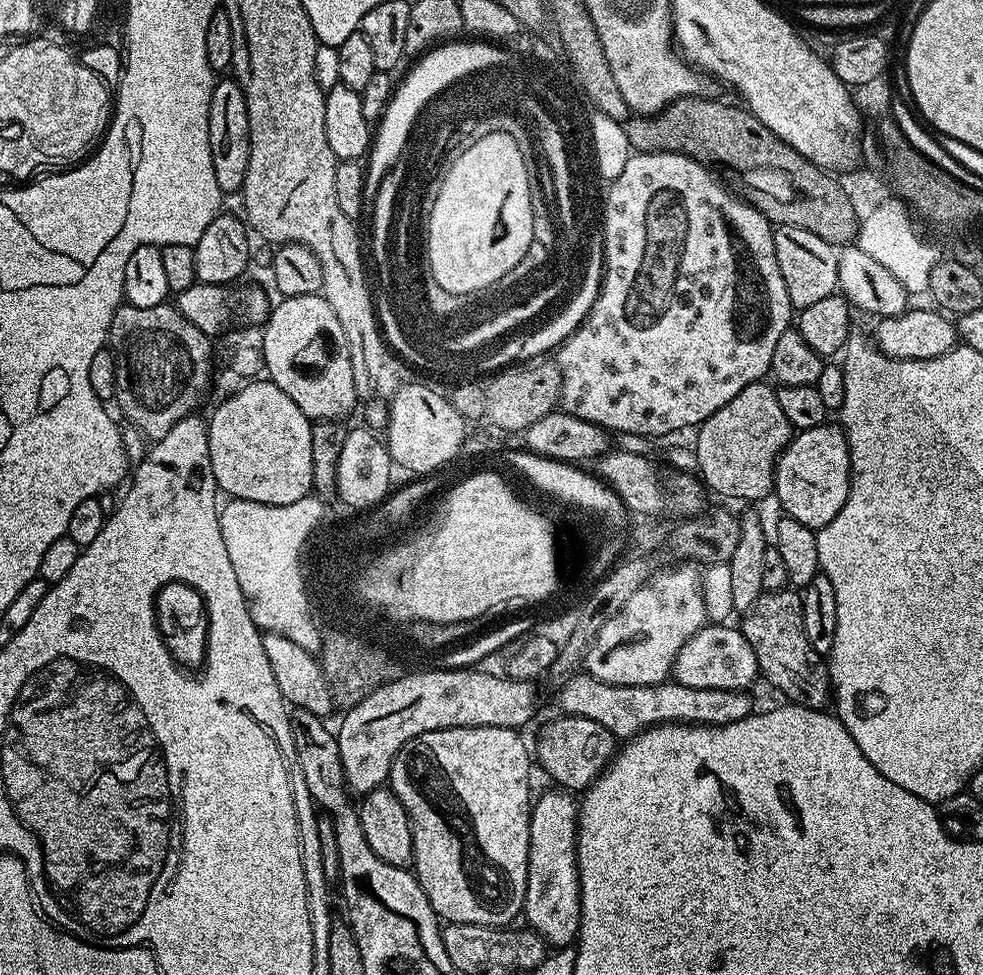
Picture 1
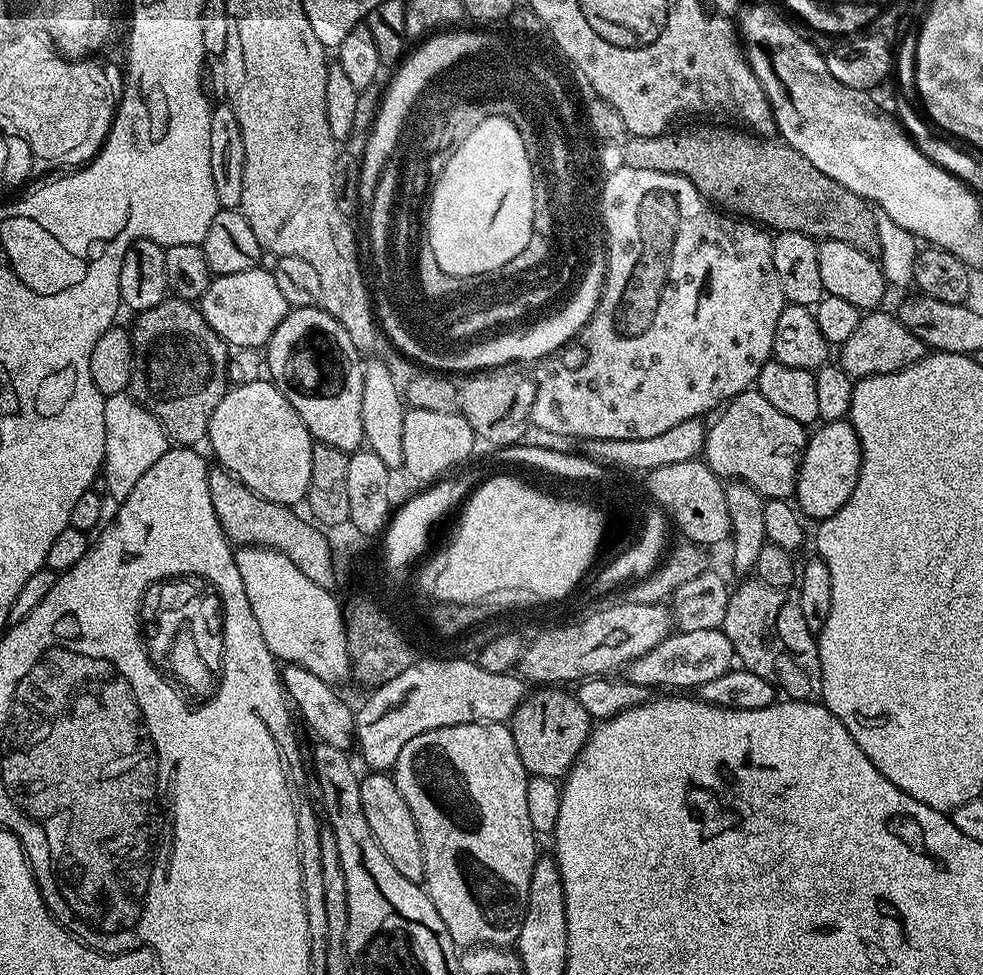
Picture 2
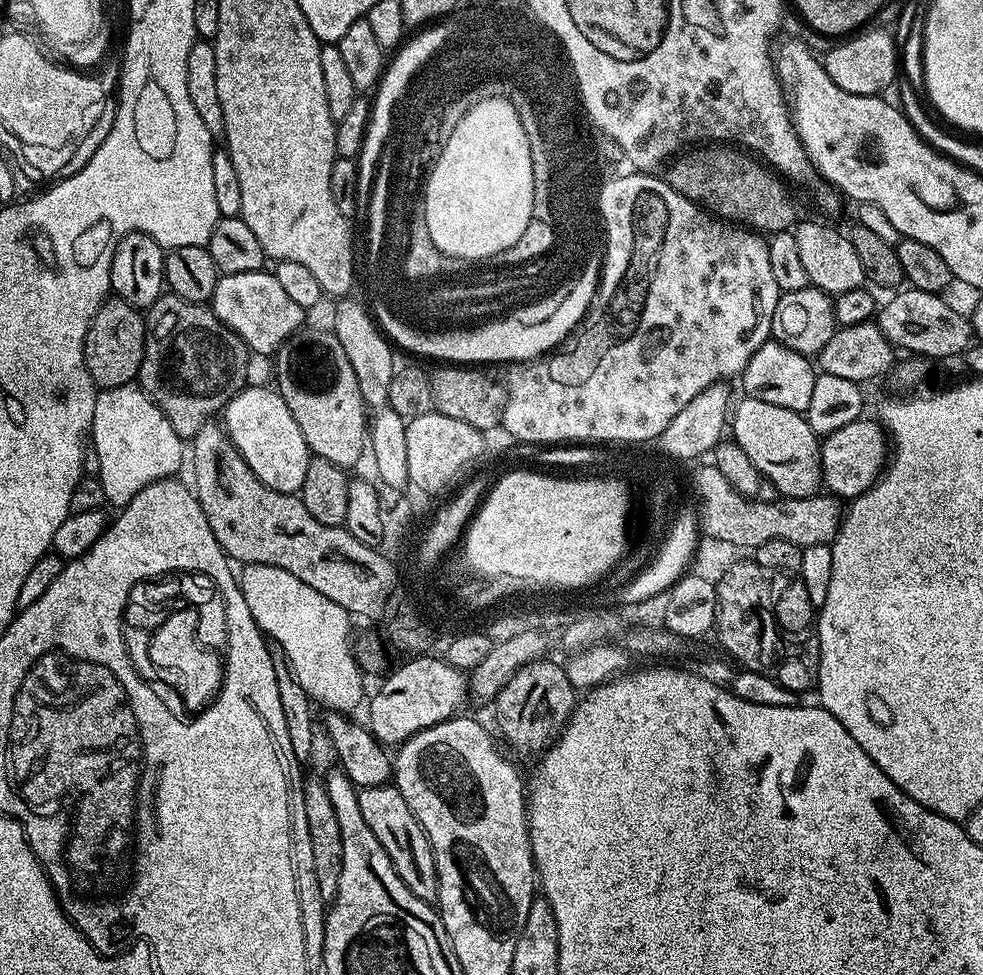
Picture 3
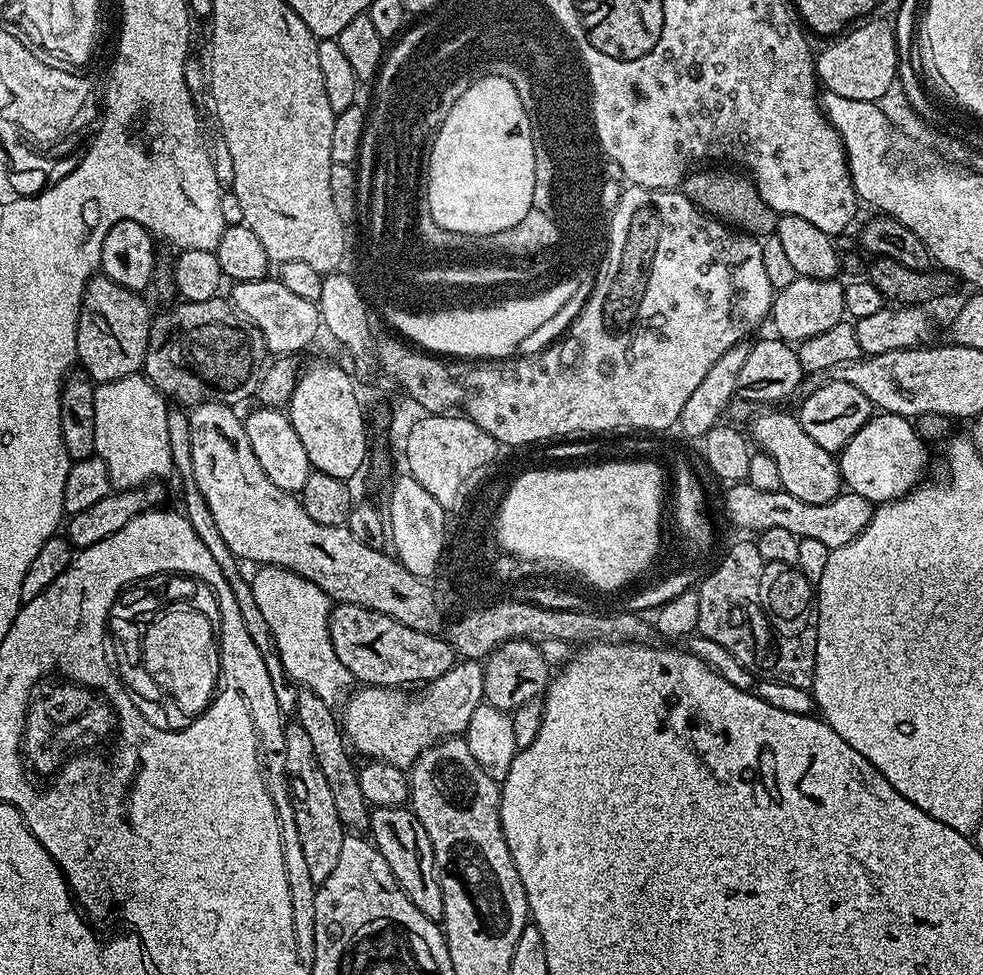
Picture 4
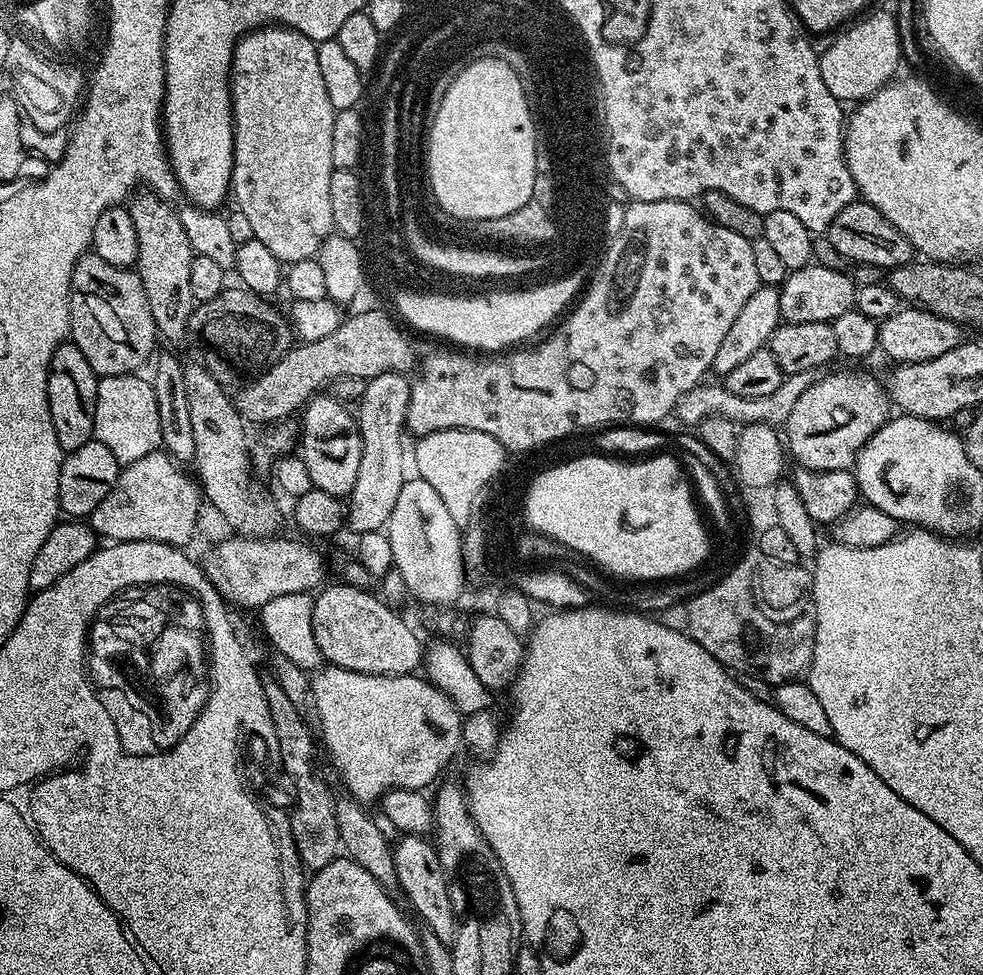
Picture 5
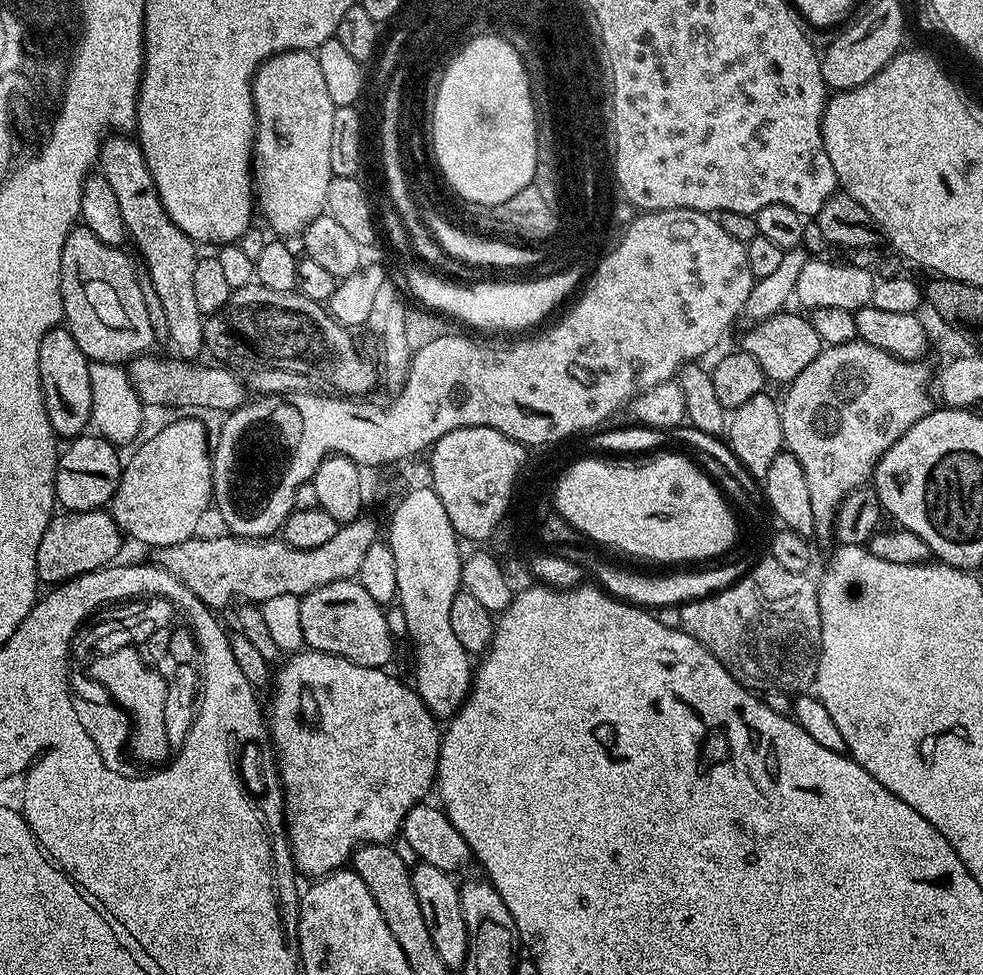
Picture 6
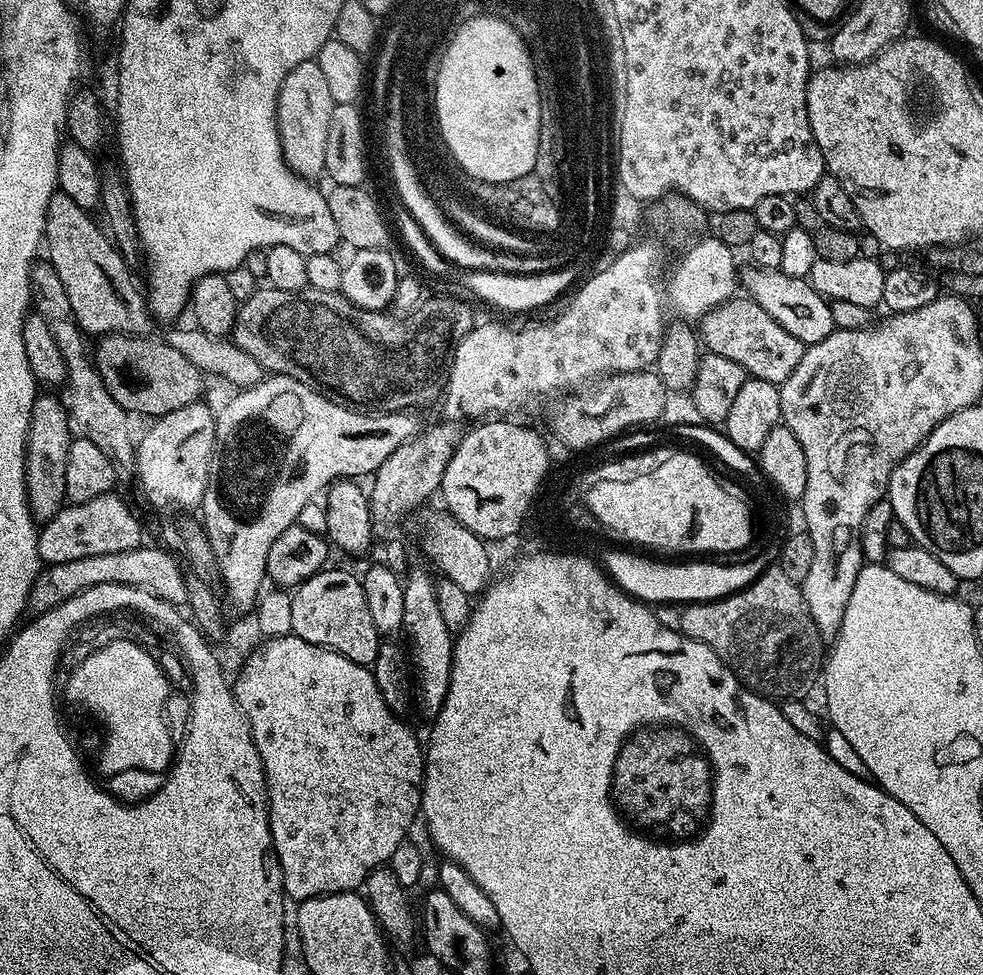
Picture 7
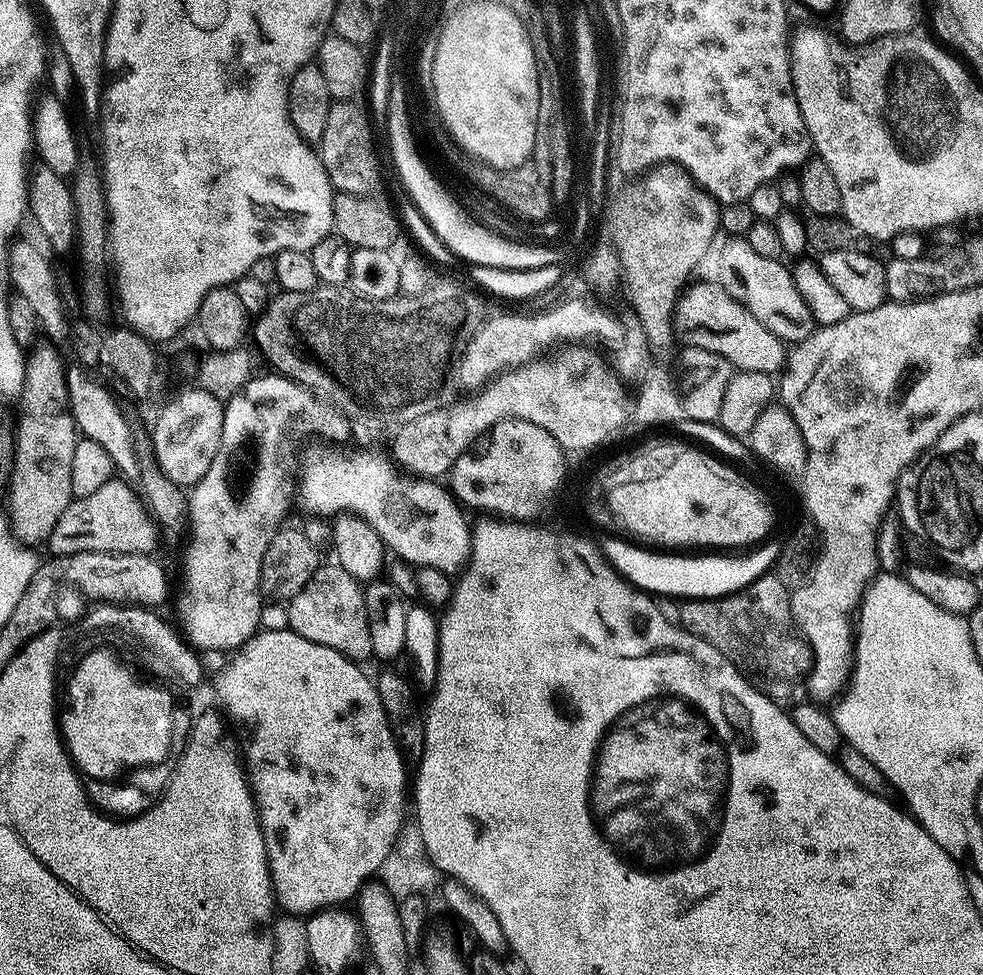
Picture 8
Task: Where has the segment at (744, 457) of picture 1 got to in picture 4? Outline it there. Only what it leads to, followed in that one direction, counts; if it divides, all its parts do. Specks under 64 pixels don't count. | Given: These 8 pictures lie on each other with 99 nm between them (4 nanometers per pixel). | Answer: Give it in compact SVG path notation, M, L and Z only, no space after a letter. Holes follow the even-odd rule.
M764 410L753 415L750 421L750 440L761 453L769 455L778 466L781 478L781 489L794 494L794 498L802 498L807 504L830 502L842 491L840 466L833 453L822 450L806 430L802 430L799 419L788 412L780 410Z

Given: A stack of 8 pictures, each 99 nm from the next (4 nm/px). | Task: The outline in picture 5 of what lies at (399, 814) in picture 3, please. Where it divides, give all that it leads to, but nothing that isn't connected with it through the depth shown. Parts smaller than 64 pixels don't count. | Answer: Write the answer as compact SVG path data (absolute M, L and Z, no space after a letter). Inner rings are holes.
M401 835L400 841L395 841L392 853L394 854L394 870L399 891L404 891L404 896L416 907L420 915L419 923L427 931L433 932L439 940L451 945L456 938L456 911L454 902L450 902L450 890L448 879L440 865L440 859L436 853L436 845L431 839L424 836Z

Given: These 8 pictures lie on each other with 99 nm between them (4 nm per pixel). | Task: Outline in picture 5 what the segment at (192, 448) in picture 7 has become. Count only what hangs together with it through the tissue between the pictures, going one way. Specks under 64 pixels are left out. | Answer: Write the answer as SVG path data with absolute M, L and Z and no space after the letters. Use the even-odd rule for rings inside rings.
M164 450L152 451L132 464L123 465L118 482L114 482L114 490L98 502L91 514L92 531L108 542L153 540L163 544L187 545L187 540L196 532L202 489L183 470L175 457Z

